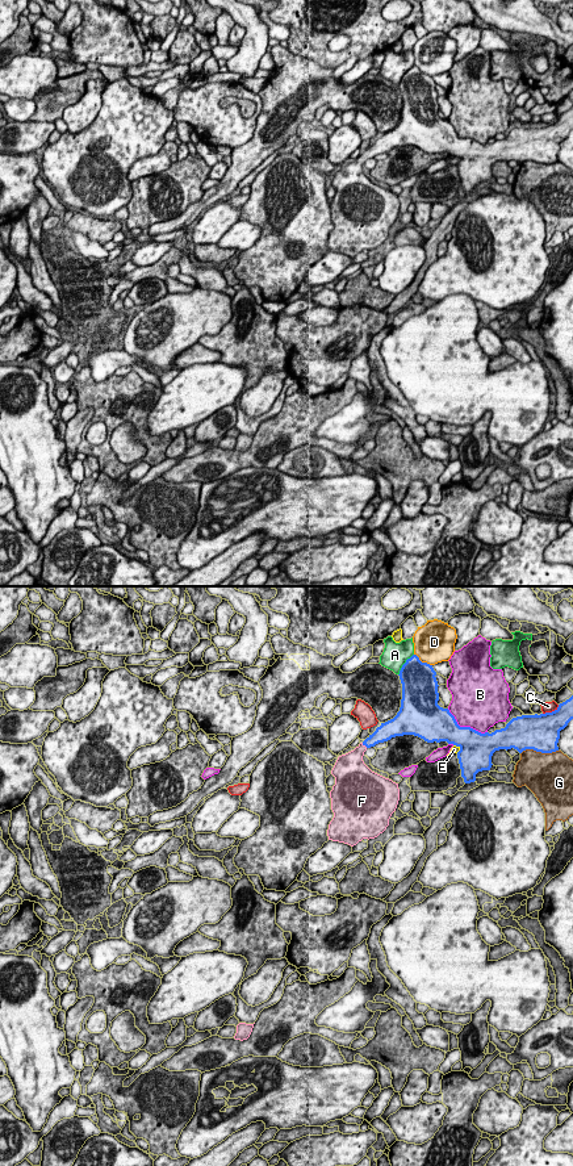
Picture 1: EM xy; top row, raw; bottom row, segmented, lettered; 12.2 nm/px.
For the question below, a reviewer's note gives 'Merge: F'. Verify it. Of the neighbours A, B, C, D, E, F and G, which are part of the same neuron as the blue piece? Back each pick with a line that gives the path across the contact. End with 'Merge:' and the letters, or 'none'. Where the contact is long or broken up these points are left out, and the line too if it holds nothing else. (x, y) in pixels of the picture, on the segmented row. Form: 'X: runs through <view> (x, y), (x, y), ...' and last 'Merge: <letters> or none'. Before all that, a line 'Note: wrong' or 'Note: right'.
Note: right
F: runs through xy (381, 734), (364, 744), (352, 760)
Merge: F

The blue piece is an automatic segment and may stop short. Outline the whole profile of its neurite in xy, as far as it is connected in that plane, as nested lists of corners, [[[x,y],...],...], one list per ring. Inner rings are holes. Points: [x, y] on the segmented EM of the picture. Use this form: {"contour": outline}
{"contour": [[[413,655],[398,676],[402,699],[397,715],[381,723],[354,751],[339,756],[331,770],[335,785],[330,791],[334,818],[327,829],[329,840],[354,847],[363,839],[377,837],[389,826],[400,801],[398,783],[372,772],[363,761],[364,752],[378,743],[414,735],[427,743],[453,744],[460,748],[461,777],[470,783],[478,772],[490,770],[495,751],[559,751],[560,731],[573,719],[572,695],[552,712],[516,716],[505,728],[481,734],[460,727],[449,710],[438,705],[439,685],[432,665]]]}

